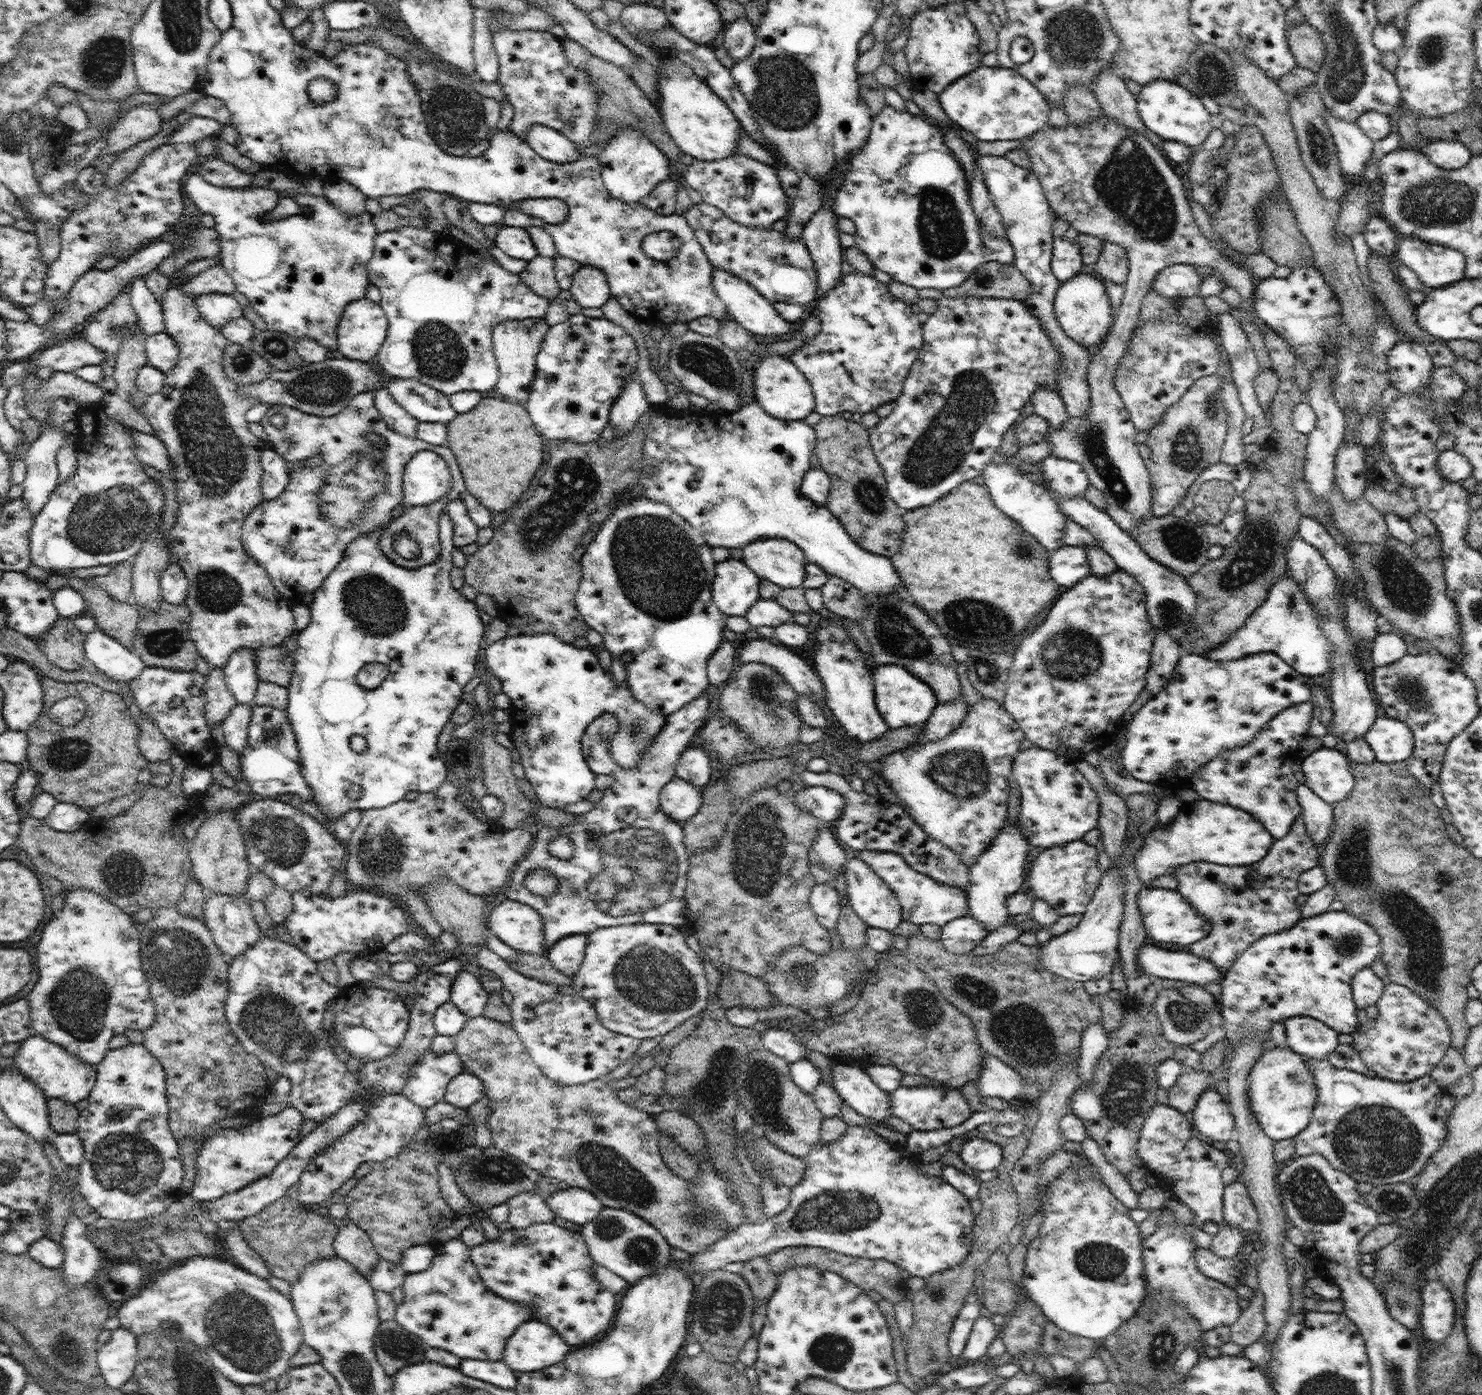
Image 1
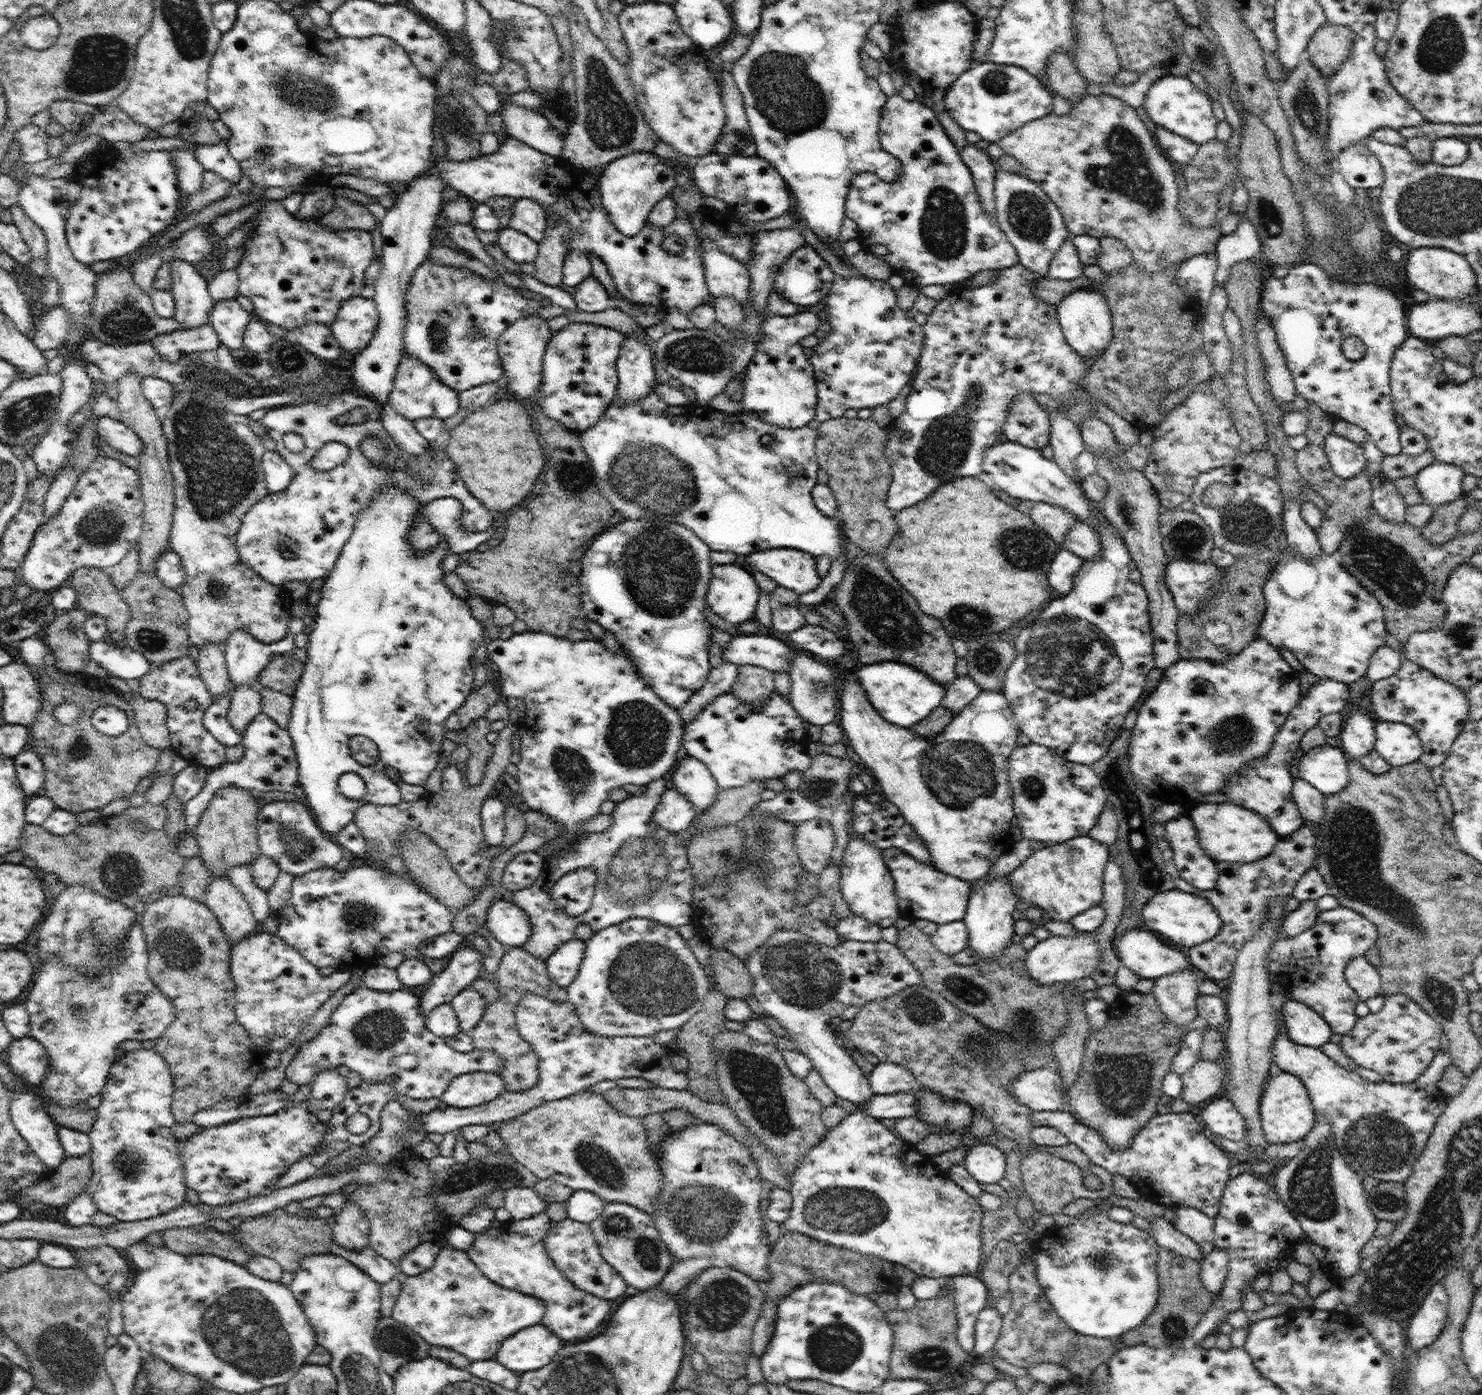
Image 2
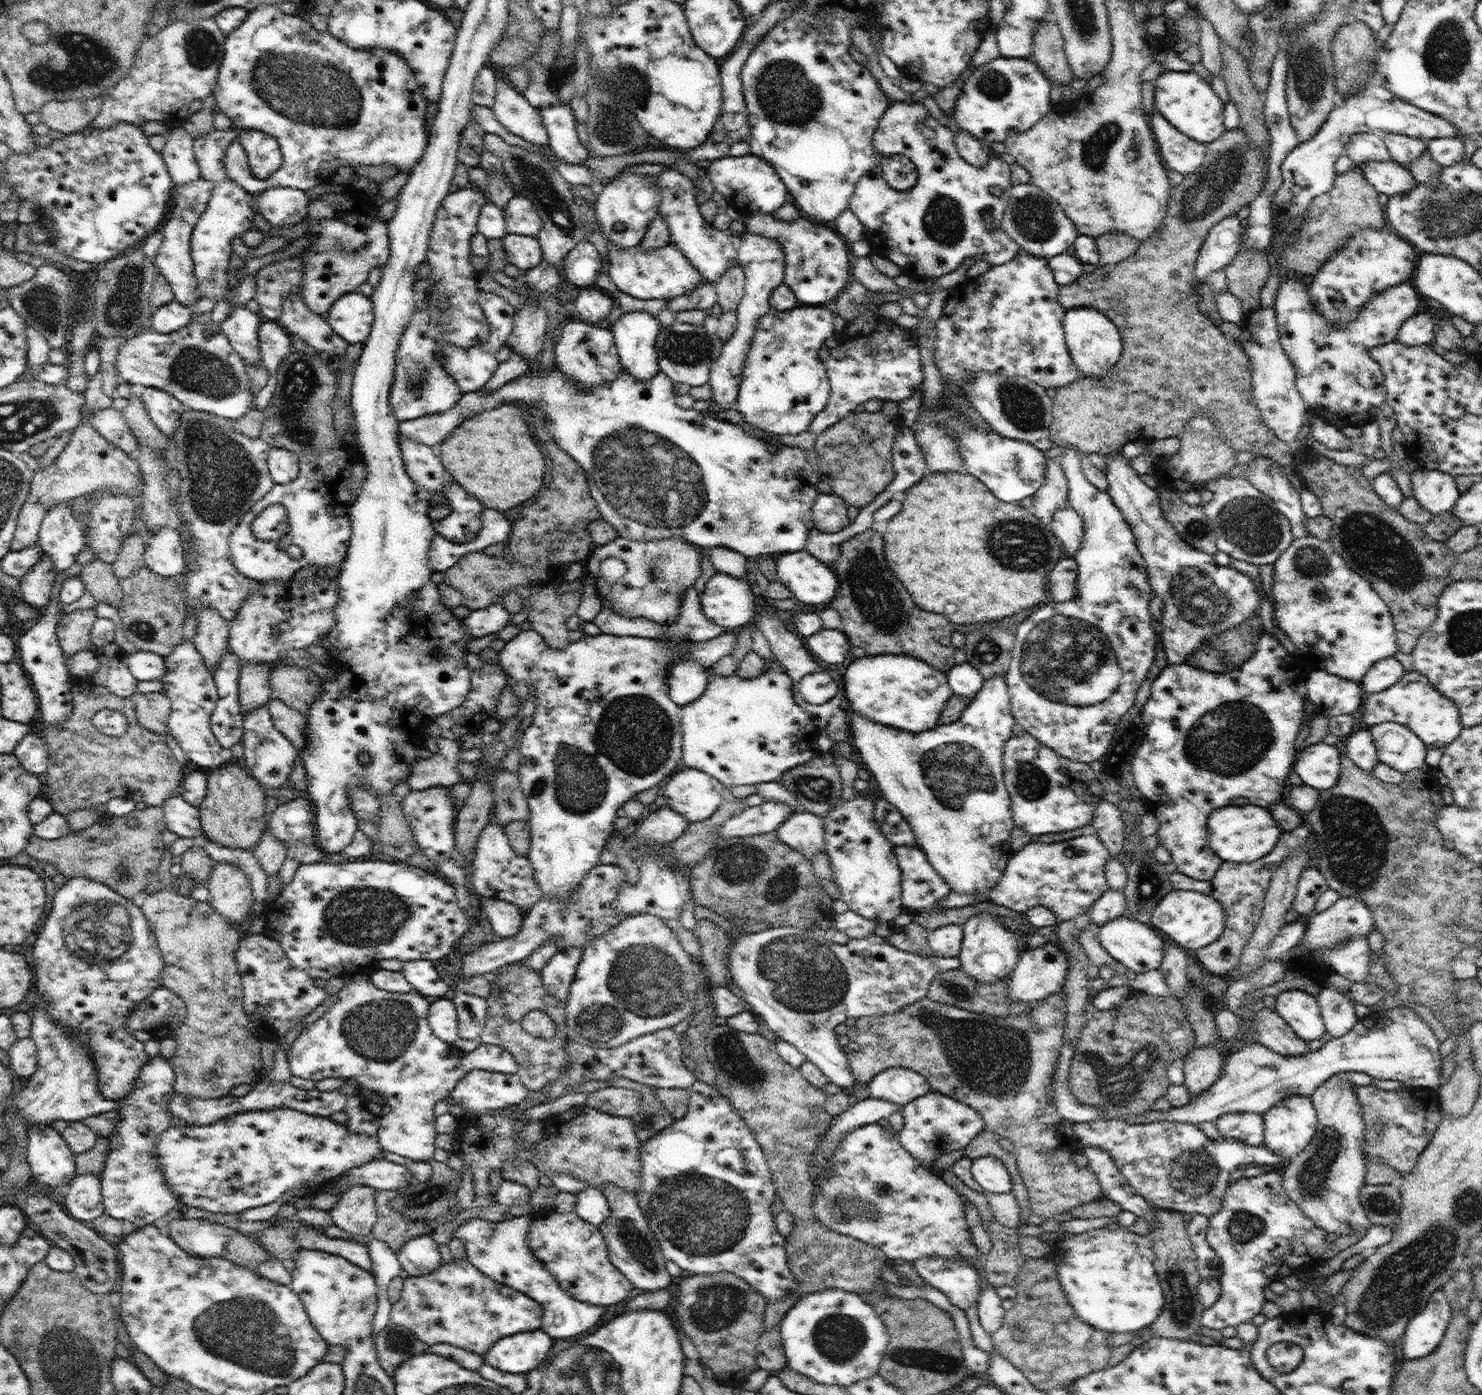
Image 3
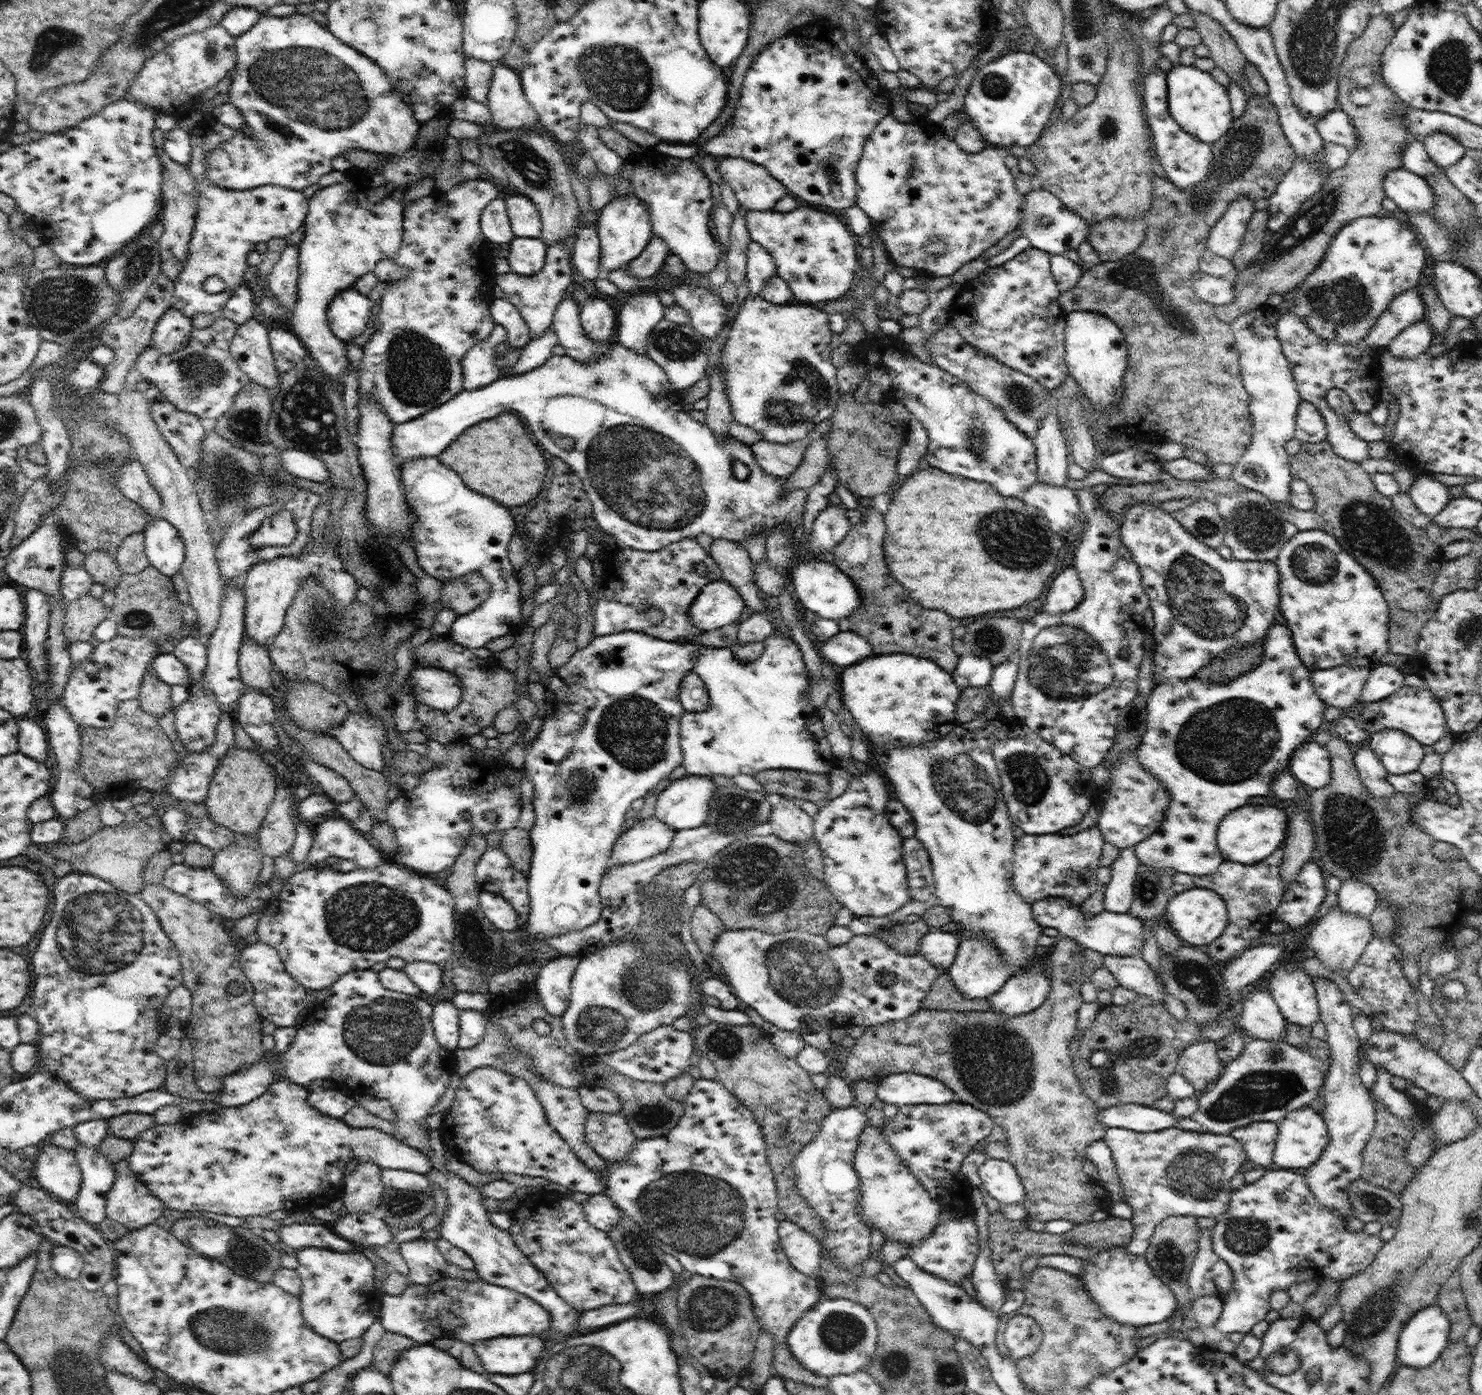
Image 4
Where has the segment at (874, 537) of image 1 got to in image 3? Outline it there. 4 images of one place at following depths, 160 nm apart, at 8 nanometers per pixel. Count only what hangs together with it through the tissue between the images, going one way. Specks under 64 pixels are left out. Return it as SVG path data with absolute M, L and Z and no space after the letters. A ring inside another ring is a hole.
M864 411L848 414L818 436L813 452L818 456L819 472L829 481L833 494L860 510L884 492L895 475L893 442L899 429L895 419L887 418L880 411Z

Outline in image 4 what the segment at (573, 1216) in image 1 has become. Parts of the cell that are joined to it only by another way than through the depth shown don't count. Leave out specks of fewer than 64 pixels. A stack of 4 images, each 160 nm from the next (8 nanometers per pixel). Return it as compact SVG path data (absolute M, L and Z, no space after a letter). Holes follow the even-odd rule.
M592 1194L582 1204L586 1220L600 1231L612 1231L621 1219L621 1210L604 1194Z

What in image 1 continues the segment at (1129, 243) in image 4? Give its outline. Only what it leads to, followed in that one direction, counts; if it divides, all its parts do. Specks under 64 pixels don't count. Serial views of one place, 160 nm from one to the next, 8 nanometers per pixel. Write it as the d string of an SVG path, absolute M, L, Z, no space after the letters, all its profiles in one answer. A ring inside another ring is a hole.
M1105 241L1094 270L1104 280L1124 286L1129 272L1127 252L1120 245Z

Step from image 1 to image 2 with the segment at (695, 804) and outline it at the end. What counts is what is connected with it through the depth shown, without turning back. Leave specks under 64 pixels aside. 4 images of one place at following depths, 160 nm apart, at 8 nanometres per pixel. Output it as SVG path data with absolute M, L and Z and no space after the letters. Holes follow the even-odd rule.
M674 787L665 789L653 815L662 828L685 835L697 816L694 805Z

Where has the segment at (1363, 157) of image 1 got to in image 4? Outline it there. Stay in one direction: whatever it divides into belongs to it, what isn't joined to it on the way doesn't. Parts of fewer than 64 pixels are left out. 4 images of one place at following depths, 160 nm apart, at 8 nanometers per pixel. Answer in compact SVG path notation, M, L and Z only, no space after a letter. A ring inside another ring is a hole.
M1403 167L1389 171L1384 177L1385 196L1406 213L1432 213L1434 194L1424 177Z

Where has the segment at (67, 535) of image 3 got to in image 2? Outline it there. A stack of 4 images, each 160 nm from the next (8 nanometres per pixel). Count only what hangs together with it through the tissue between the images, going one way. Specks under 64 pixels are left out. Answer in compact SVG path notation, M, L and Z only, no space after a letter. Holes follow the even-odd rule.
M69 462L64 464L62 470L62 472L56 473L57 479L50 485L49 491L46 493L42 522L48 522L51 518L58 516L62 505L79 479L79 475Z

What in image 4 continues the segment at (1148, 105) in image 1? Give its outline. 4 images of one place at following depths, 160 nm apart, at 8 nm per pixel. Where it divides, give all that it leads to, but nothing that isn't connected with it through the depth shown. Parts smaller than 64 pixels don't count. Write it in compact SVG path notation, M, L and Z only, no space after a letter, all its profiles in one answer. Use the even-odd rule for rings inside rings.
M1176 64L1167 73L1169 114L1190 136L1204 143L1216 143L1230 129L1233 121L1229 91L1209 73L1193 64Z

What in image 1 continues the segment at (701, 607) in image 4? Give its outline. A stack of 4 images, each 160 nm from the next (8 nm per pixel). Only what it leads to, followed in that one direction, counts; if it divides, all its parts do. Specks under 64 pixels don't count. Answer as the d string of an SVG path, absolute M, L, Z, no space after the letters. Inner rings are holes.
M731 557L716 563L711 586L712 600L726 617L746 617L760 597L760 579L742 560Z

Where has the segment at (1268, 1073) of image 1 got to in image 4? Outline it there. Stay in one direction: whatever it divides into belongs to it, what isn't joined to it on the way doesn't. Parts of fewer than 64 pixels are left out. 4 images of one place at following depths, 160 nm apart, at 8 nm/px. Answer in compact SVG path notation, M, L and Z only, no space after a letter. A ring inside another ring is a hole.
M1304 1106L1302 1109L1288 1112L1282 1121L1276 1122L1278 1137L1273 1153L1274 1167L1279 1169L1308 1169L1316 1165L1328 1144L1328 1128L1324 1124L1322 1115L1316 1112L1313 1106Z

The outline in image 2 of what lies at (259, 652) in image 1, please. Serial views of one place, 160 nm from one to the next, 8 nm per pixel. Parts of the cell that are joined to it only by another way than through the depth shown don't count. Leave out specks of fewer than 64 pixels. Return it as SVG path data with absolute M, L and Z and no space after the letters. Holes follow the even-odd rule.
M278 654L260 673L258 682L266 688L292 697L303 671L304 663L298 662L294 654Z

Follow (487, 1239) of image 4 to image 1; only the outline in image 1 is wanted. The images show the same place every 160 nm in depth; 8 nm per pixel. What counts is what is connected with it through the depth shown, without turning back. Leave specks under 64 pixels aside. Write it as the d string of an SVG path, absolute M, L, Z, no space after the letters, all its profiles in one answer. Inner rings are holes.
M540 1222L524 1230L504 1230L496 1242L482 1242L470 1254L492 1292L530 1307L533 1318L552 1326L570 1346L602 1340L616 1319L618 1295L601 1288L593 1276L594 1262L581 1232Z

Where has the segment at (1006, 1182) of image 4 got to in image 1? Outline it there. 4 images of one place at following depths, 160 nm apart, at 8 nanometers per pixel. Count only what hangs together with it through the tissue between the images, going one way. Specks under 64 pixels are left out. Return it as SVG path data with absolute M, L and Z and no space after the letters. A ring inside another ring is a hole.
M972 1138L960 1147L960 1157L974 1171L997 1170L1002 1163L1002 1150L994 1142Z

